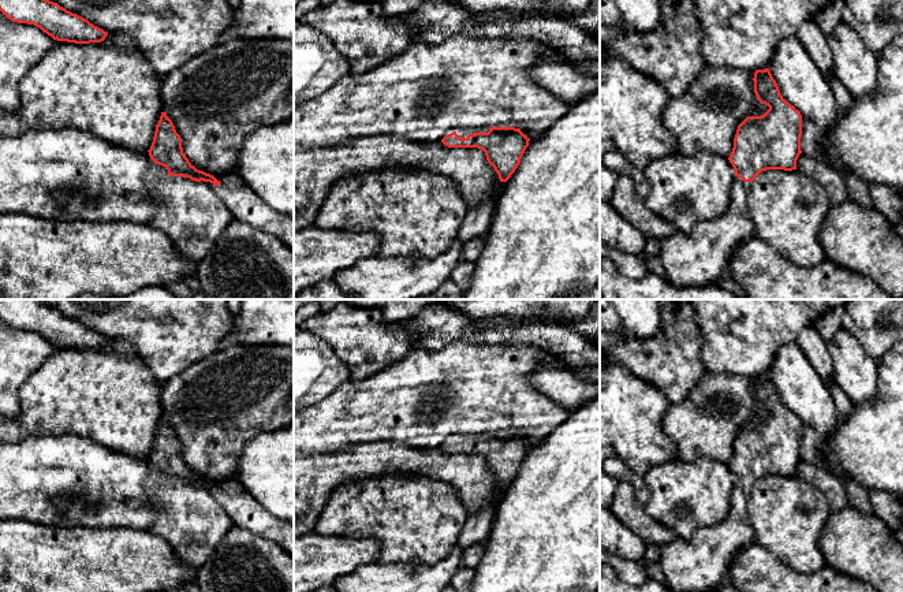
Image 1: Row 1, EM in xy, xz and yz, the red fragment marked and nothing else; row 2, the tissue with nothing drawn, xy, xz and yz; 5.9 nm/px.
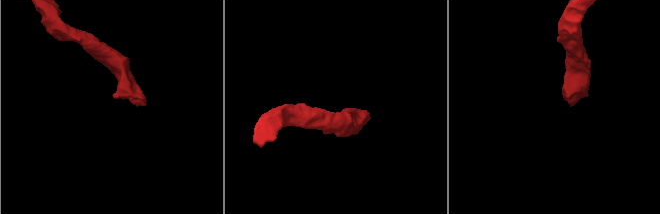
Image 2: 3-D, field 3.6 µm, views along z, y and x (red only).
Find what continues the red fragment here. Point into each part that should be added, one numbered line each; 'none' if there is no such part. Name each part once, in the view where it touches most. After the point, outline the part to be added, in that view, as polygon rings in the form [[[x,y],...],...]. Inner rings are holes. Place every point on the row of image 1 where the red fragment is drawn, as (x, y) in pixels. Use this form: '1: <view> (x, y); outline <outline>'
1: xy (191, 213); outline [[[150,178],[156,212],[149,224],[163,231],[179,254],[198,264],[213,247],[232,215],[217,186],[190,178]]]

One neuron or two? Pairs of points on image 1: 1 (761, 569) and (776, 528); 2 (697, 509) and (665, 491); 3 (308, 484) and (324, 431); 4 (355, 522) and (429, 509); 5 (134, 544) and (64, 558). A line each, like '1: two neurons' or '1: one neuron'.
1: two neurons
2: one neuron
3: two neurons
4: one neuron
5: one neuron

